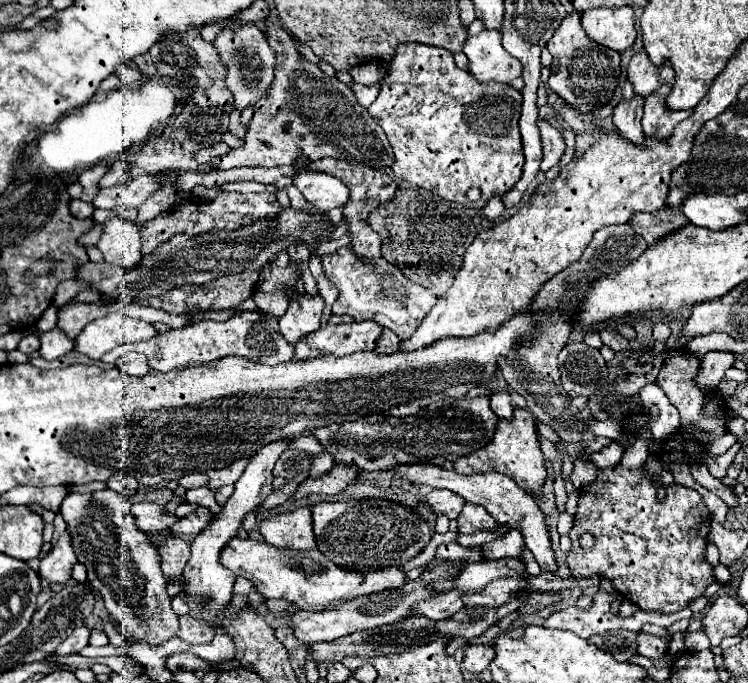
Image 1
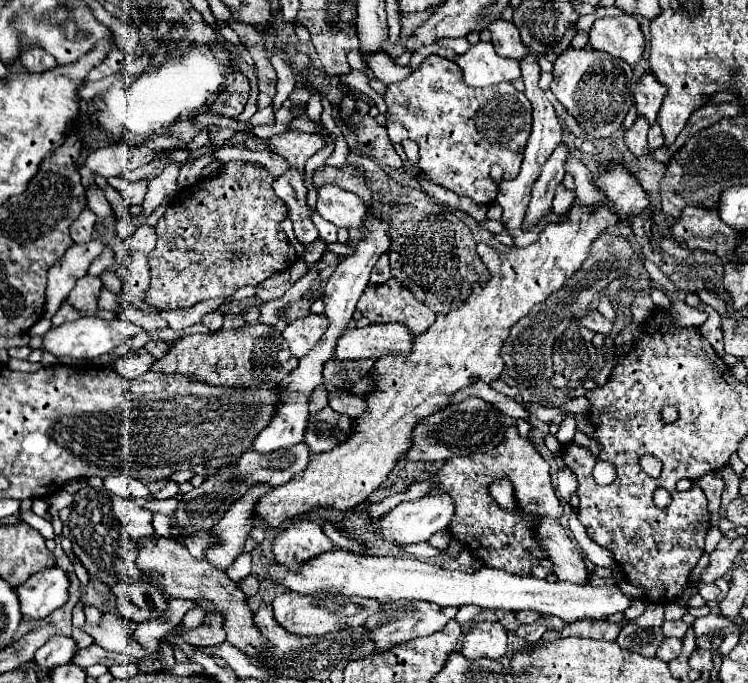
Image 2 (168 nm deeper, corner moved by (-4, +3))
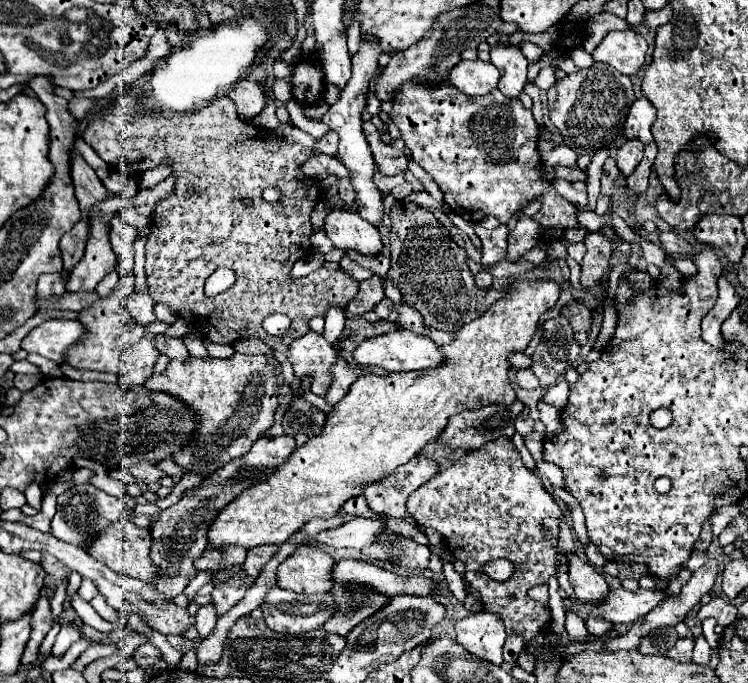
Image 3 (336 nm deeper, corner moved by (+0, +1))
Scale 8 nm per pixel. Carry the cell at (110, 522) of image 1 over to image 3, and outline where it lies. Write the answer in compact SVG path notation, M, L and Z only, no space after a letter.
M90 483L76 485L76 487L64 491L62 495L58 495L56 515L52 519L52 535L84 549L84 543L88 539L92 539L92 535L98 535L102 531L102 527L108 527L110 521L124 519L126 513L128 513L128 509L124 507L124 503L118 497L108 495Z

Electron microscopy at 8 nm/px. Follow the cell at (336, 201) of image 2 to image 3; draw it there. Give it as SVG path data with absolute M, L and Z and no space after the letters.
M334 209L326 217L324 231L336 249L346 251L354 249L360 255L376 257L382 251L382 237L378 227L362 219L358 213L348 213L342 209Z

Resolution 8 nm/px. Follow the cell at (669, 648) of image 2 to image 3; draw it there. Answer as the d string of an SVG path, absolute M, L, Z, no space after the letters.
M688 637L688 639L678 639L676 645L668 651L668 657L686 663L686 661L692 659L692 649L694 649L694 639L692 639L692 637Z

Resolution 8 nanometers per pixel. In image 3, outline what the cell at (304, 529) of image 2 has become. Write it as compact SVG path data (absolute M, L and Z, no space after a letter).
M300 545L276 571L276 583L280 589L294 593L328 593L334 585L332 567L334 559L322 549L312 545Z

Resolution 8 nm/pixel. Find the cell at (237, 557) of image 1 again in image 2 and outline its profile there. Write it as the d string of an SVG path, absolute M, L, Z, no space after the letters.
M342 549L326 551L316 555L298 571L290 571L286 565L268 563L266 575L274 585L282 585L286 591L294 591L300 595L322 595L322 593L336 593L336 595L358 595L358 597L372 597L384 603L392 603L398 599L422 599L432 601L442 607L454 605L478 605L482 609L508 609L508 611L524 611L532 609L538 613L548 613L562 617L564 621L578 621L584 617L604 619L614 613L624 613L630 607L630 599L620 591L620 587L604 585L576 585L570 581L546 581L536 577L522 577L502 569L482 567L472 573L460 569L442 569L438 565L430 565L418 561L414 557L374 557L374 555L358 555Z

